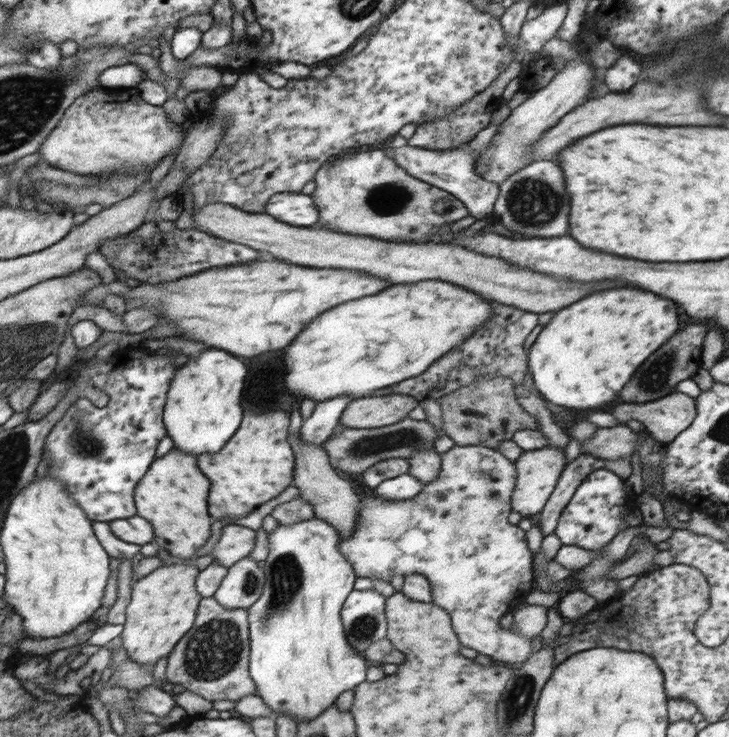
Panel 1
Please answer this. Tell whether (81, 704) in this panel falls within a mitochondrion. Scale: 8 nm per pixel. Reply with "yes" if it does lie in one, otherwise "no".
no

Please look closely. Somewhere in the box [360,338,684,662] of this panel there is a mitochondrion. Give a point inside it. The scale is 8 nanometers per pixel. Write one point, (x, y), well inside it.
(656, 378)

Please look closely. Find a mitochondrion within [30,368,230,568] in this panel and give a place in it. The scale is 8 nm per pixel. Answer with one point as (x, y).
(84, 445)

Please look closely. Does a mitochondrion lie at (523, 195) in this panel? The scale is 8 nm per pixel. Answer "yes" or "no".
yes

